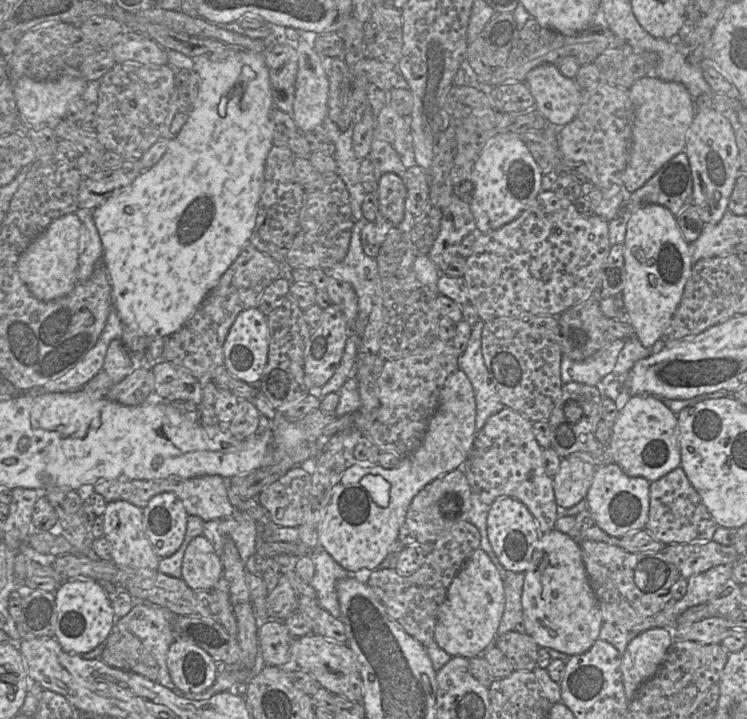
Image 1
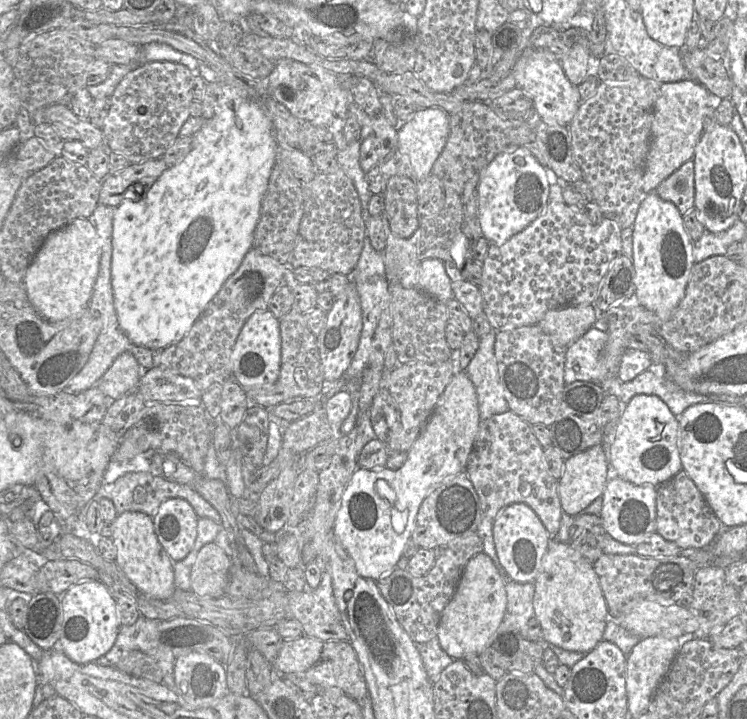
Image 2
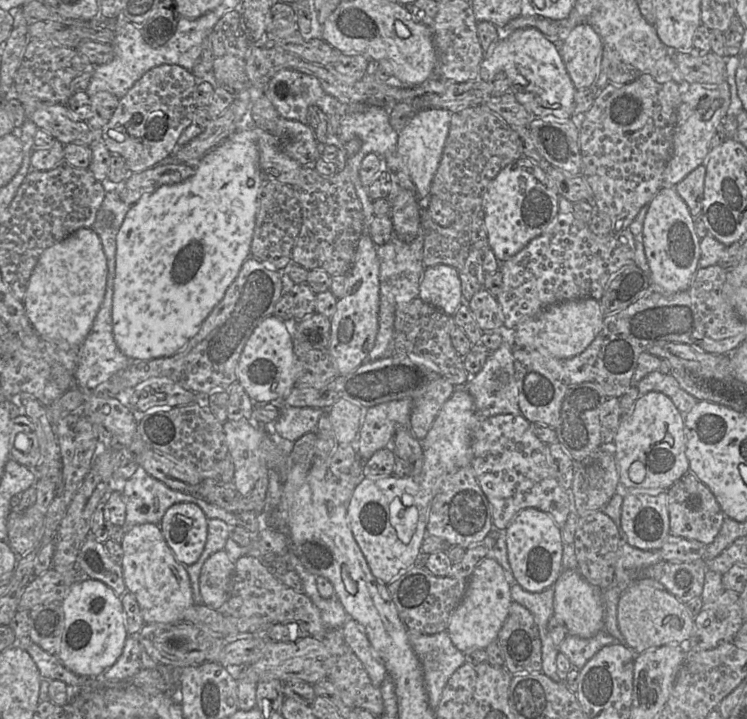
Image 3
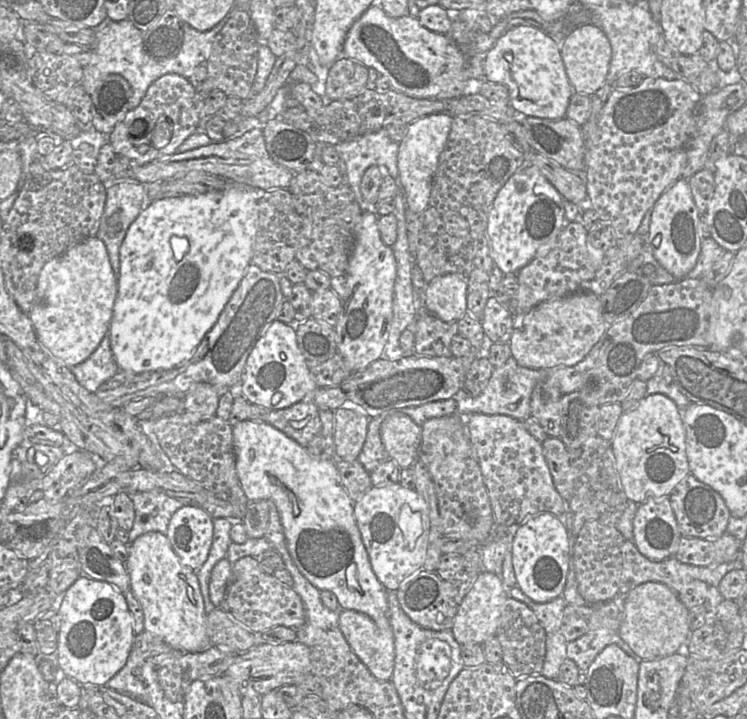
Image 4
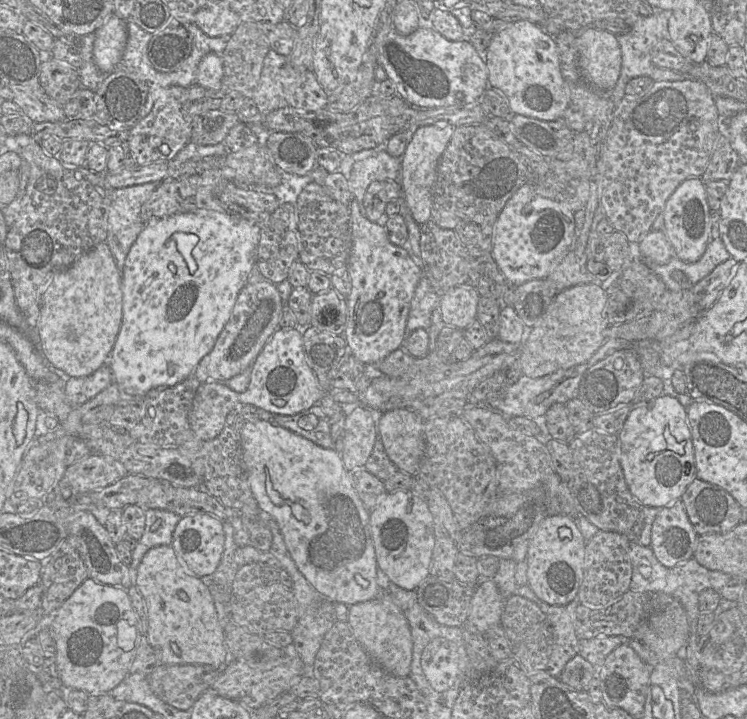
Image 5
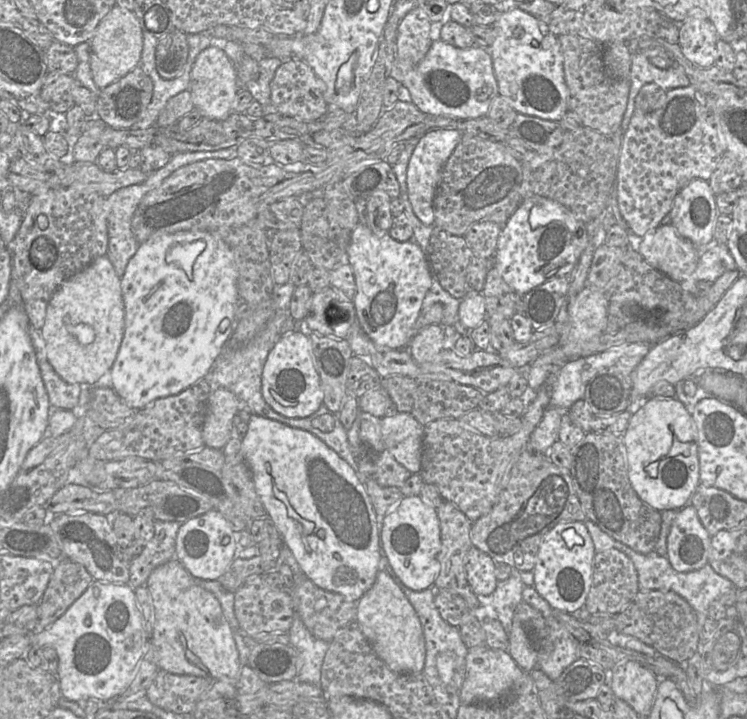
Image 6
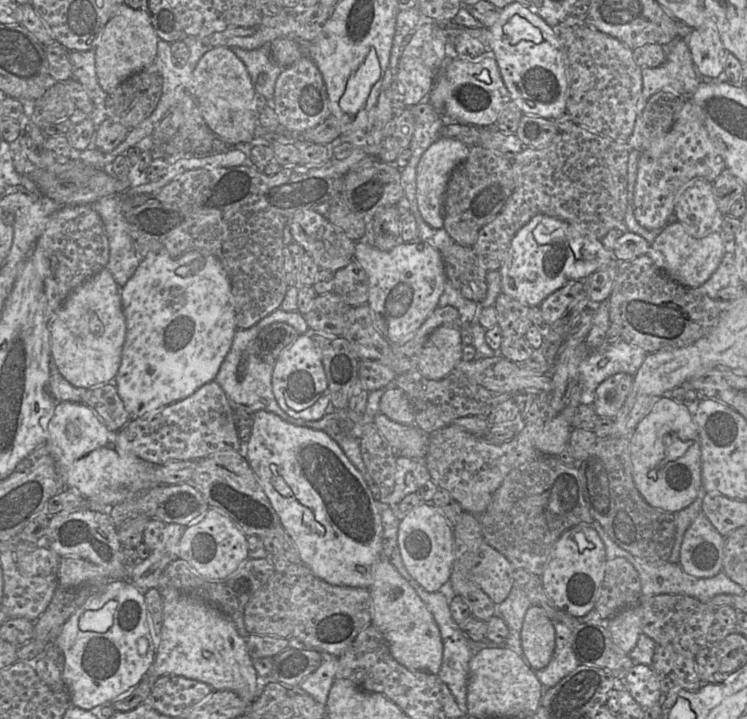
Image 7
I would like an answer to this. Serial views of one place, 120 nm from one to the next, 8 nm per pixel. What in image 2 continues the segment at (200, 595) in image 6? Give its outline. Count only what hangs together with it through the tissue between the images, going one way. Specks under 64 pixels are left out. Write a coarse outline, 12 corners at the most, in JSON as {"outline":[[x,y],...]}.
{"outline":[[153,517],[113,521],[115,563],[143,594],[170,599],[174,562]]}

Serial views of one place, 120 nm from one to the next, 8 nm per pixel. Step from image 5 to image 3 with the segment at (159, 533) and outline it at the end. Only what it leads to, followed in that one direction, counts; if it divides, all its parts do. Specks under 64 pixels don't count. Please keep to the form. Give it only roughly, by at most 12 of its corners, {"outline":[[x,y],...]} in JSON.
{"outline":[[149,474],[131,477],[121,494],[125,533],[159,525],[167,509],[196,504],[208,519],[238,525],[235,513],[174,490]]}

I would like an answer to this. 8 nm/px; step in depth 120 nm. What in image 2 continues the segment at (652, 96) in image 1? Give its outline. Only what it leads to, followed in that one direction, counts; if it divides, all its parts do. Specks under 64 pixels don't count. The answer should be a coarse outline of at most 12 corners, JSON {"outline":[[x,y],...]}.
{"outline":[[660,85],[642,192],[693,159],[718,96]]}

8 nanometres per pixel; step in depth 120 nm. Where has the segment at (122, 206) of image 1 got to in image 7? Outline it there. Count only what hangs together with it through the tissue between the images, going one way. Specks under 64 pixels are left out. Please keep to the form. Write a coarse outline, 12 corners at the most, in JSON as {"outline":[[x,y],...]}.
{"outline":[[198,250],[121,288],[113,383],[131,419],[215,380],[231,283]]}

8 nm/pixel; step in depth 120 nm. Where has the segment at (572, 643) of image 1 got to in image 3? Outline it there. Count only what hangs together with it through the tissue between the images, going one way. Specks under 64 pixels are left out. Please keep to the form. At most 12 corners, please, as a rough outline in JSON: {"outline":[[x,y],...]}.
{"outline":[[578,570],[554,584],[554,615],[569,635],[604,630],[602,591]]}

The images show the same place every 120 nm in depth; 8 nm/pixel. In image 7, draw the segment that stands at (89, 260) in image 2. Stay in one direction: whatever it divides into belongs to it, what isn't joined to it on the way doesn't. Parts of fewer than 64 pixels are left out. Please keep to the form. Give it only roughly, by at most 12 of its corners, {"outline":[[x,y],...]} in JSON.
{"outline":[[103,268],[50,324],[51,357],[77,388],[115,380],[121,288]]}

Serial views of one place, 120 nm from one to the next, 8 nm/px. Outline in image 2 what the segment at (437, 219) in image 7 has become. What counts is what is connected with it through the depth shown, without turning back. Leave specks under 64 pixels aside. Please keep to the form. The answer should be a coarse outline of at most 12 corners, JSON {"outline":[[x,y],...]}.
{"outline":[[416,109],[399,124],[398,150],[416,181],[445,146],[449,115]]}

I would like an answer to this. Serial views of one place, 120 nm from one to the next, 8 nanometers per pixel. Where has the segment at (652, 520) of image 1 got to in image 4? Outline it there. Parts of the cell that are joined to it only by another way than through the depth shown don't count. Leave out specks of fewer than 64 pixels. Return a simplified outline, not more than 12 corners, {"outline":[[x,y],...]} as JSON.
{"outline":[[689,473],[668,496],[680,533],[713,539],[730,512]]}

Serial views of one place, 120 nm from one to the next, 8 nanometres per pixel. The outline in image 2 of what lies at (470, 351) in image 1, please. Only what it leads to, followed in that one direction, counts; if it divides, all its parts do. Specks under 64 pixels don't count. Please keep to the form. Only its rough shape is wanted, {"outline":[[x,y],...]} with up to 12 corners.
{"outline":[[495,330],[479,338],[465,370],[480,420],[509,409],[494,354]]}

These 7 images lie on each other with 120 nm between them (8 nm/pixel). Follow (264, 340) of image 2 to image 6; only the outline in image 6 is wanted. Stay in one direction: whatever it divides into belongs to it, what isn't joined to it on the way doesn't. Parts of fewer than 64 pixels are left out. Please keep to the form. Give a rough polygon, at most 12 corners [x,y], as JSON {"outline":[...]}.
{"outline":[[281,335],[264,364],[274,411],[308,417],[323,405],[309,337]]}

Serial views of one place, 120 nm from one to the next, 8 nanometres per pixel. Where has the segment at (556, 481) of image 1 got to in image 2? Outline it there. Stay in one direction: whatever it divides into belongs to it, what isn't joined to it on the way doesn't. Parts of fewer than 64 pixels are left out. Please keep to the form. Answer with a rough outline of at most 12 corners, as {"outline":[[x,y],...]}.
{"outline":[[603,444],[564,461],[558,480],[571,516],[601,498],[612,476]]}

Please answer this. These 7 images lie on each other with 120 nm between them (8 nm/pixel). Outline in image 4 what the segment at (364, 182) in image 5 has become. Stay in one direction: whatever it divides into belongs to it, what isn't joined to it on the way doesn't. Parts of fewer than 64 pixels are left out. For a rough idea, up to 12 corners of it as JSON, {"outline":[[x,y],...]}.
{"outline":[[386,129],[336,146],[361,214],[364,172],[375,165],[398,179],[399,144]]}

